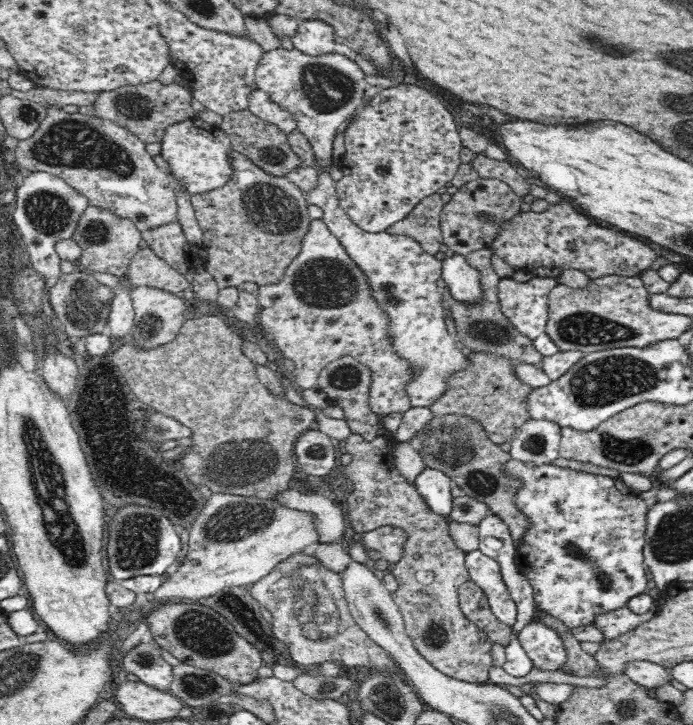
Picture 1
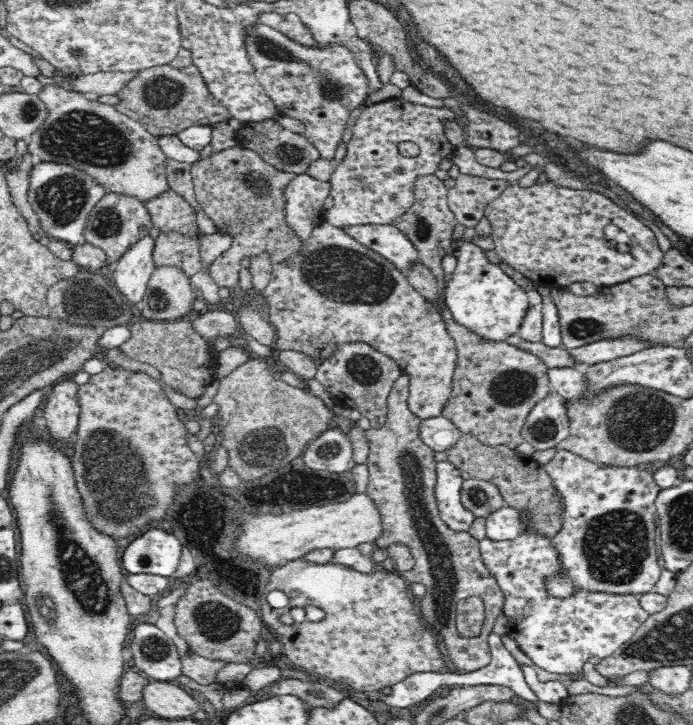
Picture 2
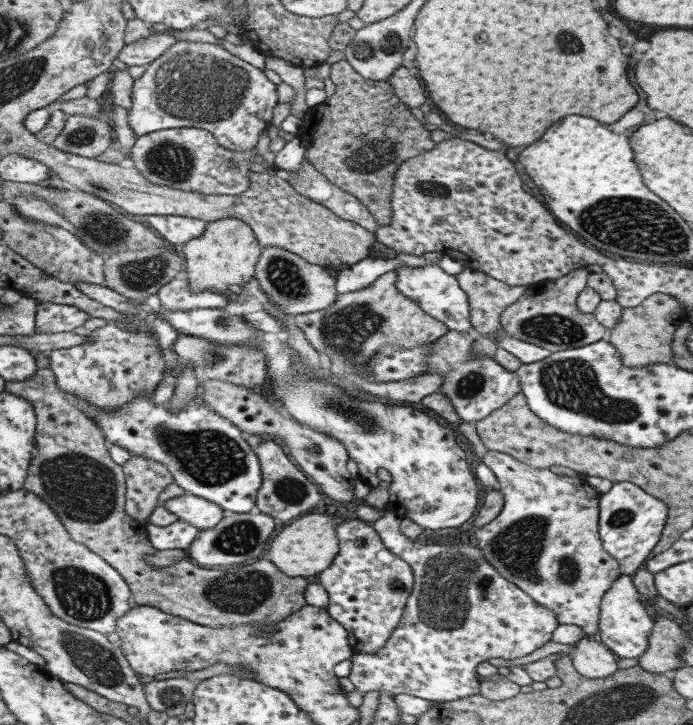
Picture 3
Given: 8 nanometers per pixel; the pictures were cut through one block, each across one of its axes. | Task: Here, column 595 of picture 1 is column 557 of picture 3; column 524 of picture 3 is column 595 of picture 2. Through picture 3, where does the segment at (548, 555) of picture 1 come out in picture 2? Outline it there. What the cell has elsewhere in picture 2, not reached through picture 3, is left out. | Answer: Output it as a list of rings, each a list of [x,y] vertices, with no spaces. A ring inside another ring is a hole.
[[[564,449],[556,451],[554,457],[542,466],[548,473],[548,477],[556,489],[556,497],[562,503],[562,528],[551,537],[554,549],[558,551],[558,572],[550,574],[544,578],[544,586],[550,597],[565,599],[577,593],[578,590],[584,589],[594,593],[618,594],[618,595],[634,595],[640,596],[653,590],[658,578],[660,578],[661,570],[658,565],[658,550],[654,539],[656,538],[656,520],[654,512],[656,512],[655,500],[661,488],[656,484],[653,478],[652,469],[646,467],[617,467],[617,466],[602,466],[585,458],[579,457],[577,454],[572,454]]]

